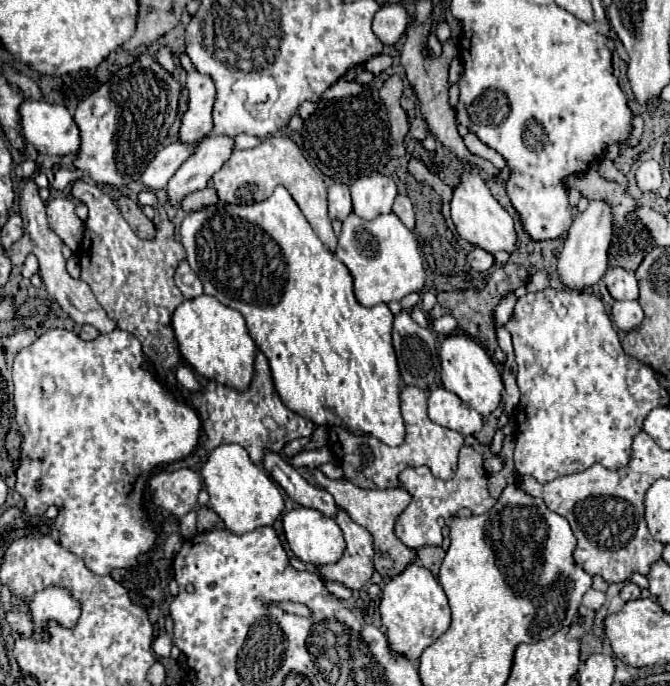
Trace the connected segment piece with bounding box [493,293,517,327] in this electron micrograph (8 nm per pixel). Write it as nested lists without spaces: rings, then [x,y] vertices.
[[[511,293],[511,295],[503,297],[503,301],[497,305],[493,314],[496,327],[504,326],[512,317],[515,301],[517,301],[517,297]]]

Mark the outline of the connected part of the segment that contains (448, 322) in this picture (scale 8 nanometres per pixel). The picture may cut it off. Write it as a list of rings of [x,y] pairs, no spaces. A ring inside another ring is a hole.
[[[446,314],[432,321],[432,329],[442,335],[450,335],[457,329],[457,321],[452,315]]]

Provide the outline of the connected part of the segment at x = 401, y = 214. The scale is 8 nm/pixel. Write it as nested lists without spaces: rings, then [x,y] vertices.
[[[399,181],[399,195],[397,195],[397,199],[395,199],[393,213],[395,213],[395,215],[405,223],[405,227],[413,229],[413,225],[415,225],[413,205],[411,205],[411,201],[409,201],[409,197],[407,197],[407,193],[405,193],[405,189],[403,189],[403,183],[401,183],[401,181]]]

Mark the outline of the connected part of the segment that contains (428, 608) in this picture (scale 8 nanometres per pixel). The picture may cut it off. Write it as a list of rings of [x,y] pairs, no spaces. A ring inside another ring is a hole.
[[[411,563],[401,575],[393,577],[385,585],[379,611],[391,651],[407,657],[409,661],[419,659],[423,649],[437,641],[449,629],[451,621],[451,611],[443,587],[429,573],[429,569],[417,563]]]

